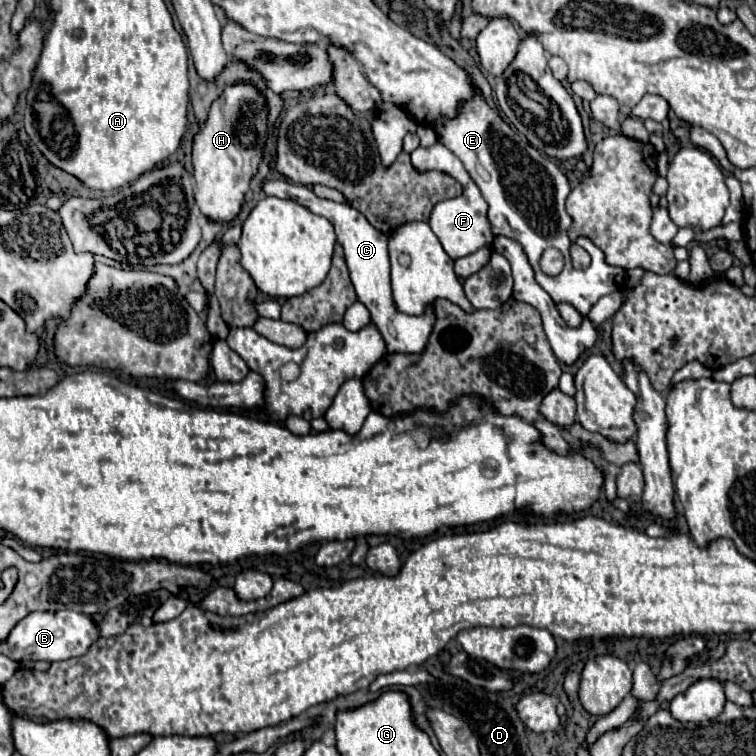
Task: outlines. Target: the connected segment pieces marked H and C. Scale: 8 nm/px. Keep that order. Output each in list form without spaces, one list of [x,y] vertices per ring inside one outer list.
[[[233,85],[211,107],[203,129],[193,143],[193,173],[195,173],[195,203],[201,213],[215,223],[231,223],[243,203],[251,177],[257,173],[265,145],[267,109],[255,87]]]
[[[279,179],[265,181],[265,195],[297,201],[299,205],[307,207],[311,213],[317,213],[333,223],[335,233],[337,233],[337,241],[343,245],[343,251],[345,251],[345,261],[347,261],[347,267],[351,273],[351,281],[353,281],[357,299],[369,309],[371,323],[383,335],[383,341],[385,341],[389,353],[421,355],[427,347],[427,341],[429,341],[429,335],[433,329],[433,311],[431,311],[431,307],[427,307],[425,315],[413,317],[413,315],[401,313],[395,307],[393,291],[391,291],[391,265],[389,255],[387,255],[387,237],[381,231],[377,231],[365,219],[365,215],[361,215],[357,209],[349,207],[347,203],[335,203],[335,201],[321,199],[305,185],[295,185],[291,181],[279,181]]]

